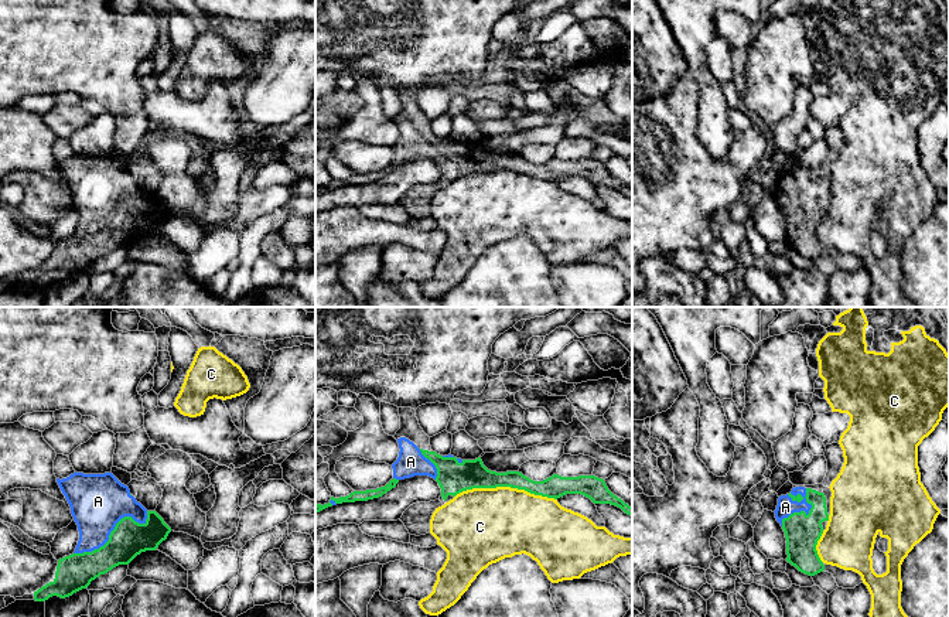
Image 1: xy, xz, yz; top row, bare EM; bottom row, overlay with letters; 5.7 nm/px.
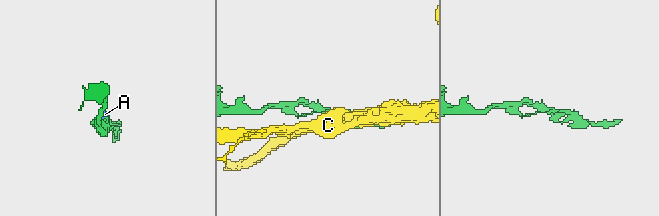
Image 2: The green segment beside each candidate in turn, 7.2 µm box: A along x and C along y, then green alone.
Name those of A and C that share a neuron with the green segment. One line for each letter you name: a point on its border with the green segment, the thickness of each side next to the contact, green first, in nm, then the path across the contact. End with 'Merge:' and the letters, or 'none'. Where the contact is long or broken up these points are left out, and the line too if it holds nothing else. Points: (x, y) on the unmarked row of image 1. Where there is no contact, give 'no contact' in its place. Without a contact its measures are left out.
A: meets green in xy at (113, 212); 200 nm thick on the green side, 320 nm on the other
Merge: A

